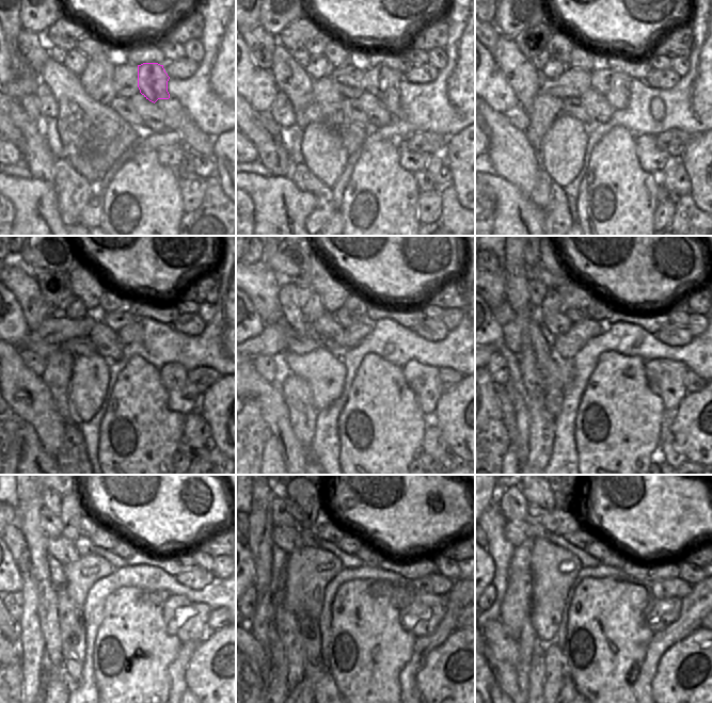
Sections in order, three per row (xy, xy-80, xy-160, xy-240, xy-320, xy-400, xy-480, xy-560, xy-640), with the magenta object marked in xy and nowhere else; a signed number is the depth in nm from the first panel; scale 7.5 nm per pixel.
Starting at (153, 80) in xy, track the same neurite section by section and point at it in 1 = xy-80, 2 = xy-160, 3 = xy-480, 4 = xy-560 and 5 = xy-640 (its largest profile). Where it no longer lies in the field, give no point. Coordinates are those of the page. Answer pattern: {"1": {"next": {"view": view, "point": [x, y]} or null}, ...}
{"1": {"next": {"view": "xy-80", "point": [379, 79]}}, "2": {"next": {"view": "xy-160", "point": [602, 81]}}, "3": {"next": {"view": "xy-480", "point": [82, 544]}}, "4": {"next": {"view": "xy-560", "point": [310, 539]}}, "5": {"next": {"view": "xy-640", "point": [586, 560]}}}

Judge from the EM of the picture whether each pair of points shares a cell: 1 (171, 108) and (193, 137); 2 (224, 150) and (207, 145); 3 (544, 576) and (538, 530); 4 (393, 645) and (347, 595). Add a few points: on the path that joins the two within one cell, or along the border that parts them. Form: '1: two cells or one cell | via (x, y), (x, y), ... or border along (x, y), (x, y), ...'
1: one cell | via (175, 115), (187, 129)
2: two cells | border along (214, 138), (215, 156)
3: two cells | border along (535, 538), (544, 539)
4: one cell | via (380, 633), (367, 620), (367, 616), (360, 608)

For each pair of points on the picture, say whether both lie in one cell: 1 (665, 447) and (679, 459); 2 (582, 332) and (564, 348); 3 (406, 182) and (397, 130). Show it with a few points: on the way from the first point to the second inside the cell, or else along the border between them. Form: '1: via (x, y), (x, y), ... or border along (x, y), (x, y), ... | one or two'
1: via (668, 450), (676, 458) | one
2: via (578, 335), (568, 345) | one
3: border along (370, 143), (390, 140), (397, 146) | two

